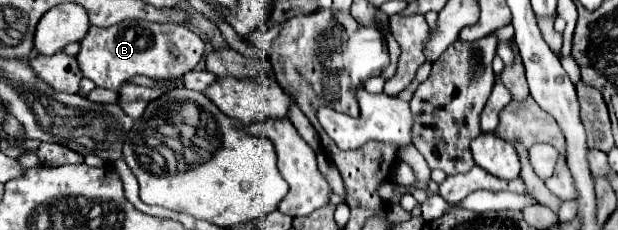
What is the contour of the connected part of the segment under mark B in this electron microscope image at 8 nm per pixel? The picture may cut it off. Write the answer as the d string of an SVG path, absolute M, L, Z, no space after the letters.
M123 21L107 29L89 27L87 35L81 41L81 53L77 55L81 73L91 79L97 87L105 89L119 89L129 77L145 75L151 79L177 79L183 77L187 71L193 71L201 61L205 51L203 39L185 25L159 25L159 23L143 23L143 21Z

